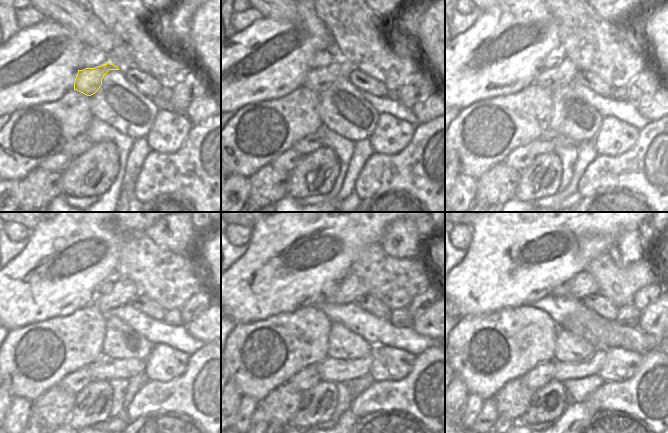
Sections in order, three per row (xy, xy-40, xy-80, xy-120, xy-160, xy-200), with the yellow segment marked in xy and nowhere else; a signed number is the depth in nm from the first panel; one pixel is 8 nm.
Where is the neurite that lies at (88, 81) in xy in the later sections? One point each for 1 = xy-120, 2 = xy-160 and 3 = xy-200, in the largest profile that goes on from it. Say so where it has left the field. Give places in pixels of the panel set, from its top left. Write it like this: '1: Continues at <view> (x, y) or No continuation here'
1: Continues at xy-120 (124, 290)
2: Continues at xy-160 (352, 288)
3: Continues at xy-200 (582, 285)

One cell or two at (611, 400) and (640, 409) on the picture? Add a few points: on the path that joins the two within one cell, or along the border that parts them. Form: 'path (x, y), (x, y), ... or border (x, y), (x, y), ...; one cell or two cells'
path (618, 400), (631, 400), (633, 402); one cell

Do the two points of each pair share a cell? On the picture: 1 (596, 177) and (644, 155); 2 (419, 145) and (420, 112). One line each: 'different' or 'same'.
1: same
2: different

